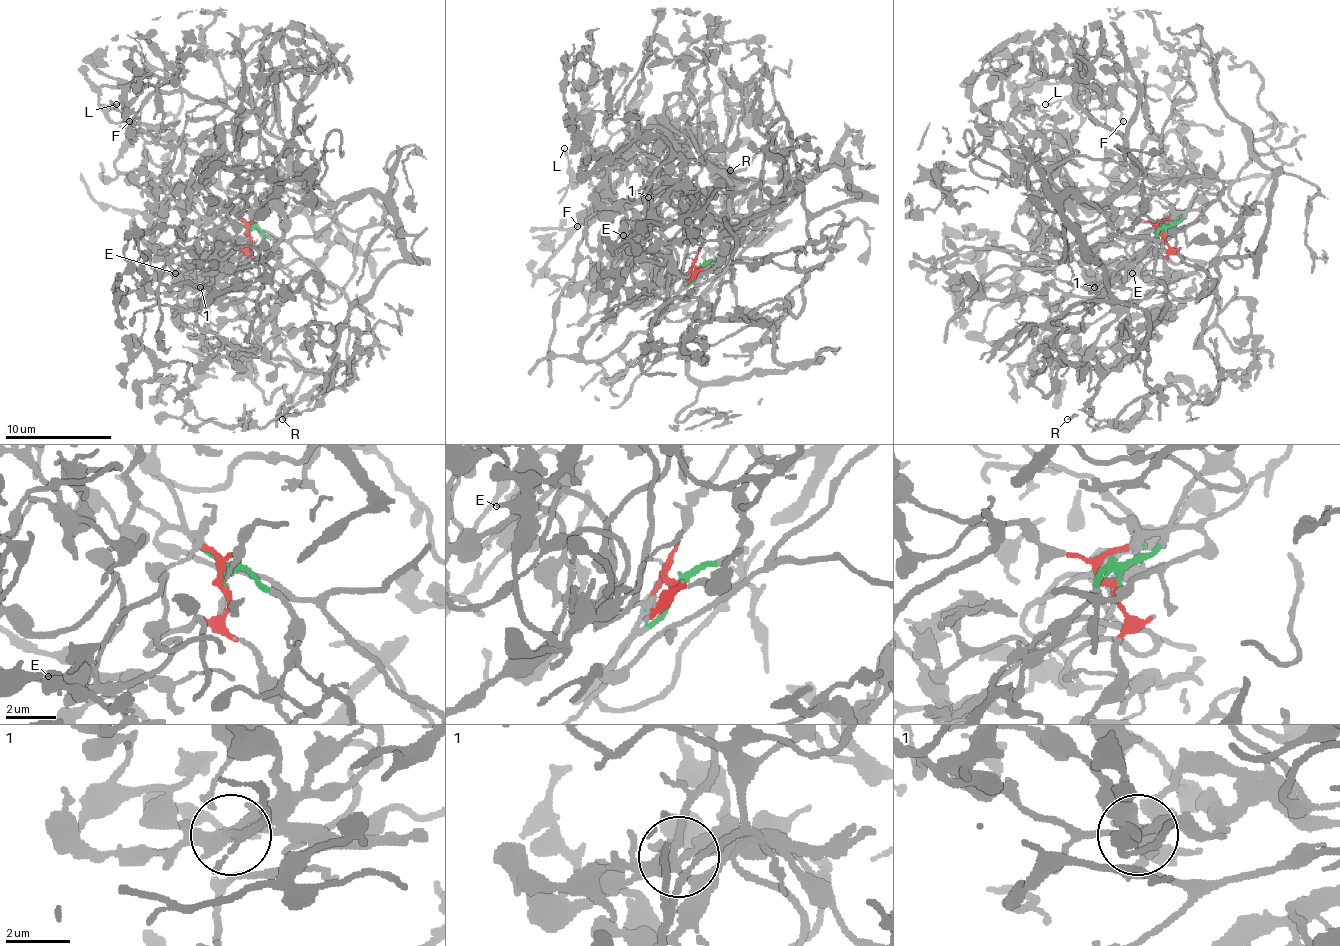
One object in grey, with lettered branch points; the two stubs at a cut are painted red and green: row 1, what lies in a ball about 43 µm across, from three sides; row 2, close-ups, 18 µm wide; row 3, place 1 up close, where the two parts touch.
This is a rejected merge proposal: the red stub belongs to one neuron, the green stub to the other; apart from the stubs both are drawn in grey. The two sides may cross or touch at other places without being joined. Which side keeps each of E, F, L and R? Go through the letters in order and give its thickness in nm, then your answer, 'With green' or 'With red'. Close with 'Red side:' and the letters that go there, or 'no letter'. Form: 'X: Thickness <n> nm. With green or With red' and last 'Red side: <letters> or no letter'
E: Thickness 280 nm. With green
F: Thickness 180 nm. With red
L: Thickness 130 nm. With green
R: Thickness 180 nm. With red
Red side: F, R

